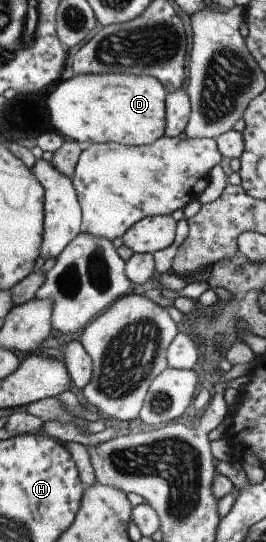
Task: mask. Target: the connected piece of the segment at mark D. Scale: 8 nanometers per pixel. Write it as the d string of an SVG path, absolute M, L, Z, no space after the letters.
M75 75L55 83L46 107L53 130L82 146L109 142L144 146L164 135L166 94L161 83L149 75Z

